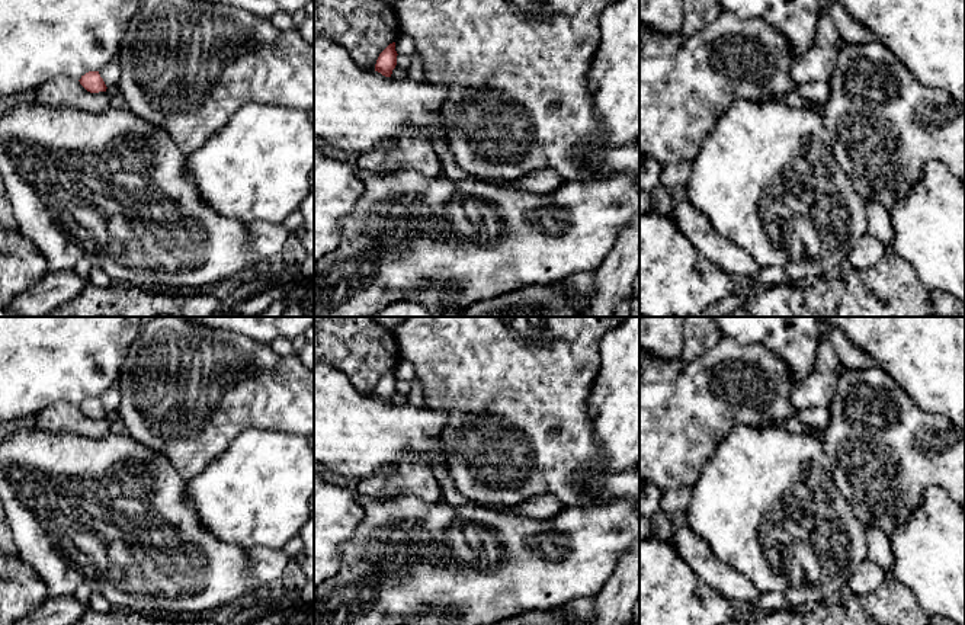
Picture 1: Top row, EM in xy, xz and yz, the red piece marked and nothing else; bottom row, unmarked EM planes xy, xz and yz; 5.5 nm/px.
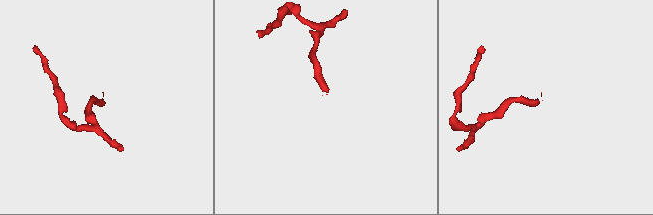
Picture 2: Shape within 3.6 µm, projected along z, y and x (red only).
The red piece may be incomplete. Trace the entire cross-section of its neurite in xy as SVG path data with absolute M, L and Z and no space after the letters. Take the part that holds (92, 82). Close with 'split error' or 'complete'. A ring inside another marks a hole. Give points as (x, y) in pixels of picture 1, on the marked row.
M89 71L78 81L90 93L106 92L108 89L99 71Z; complete

